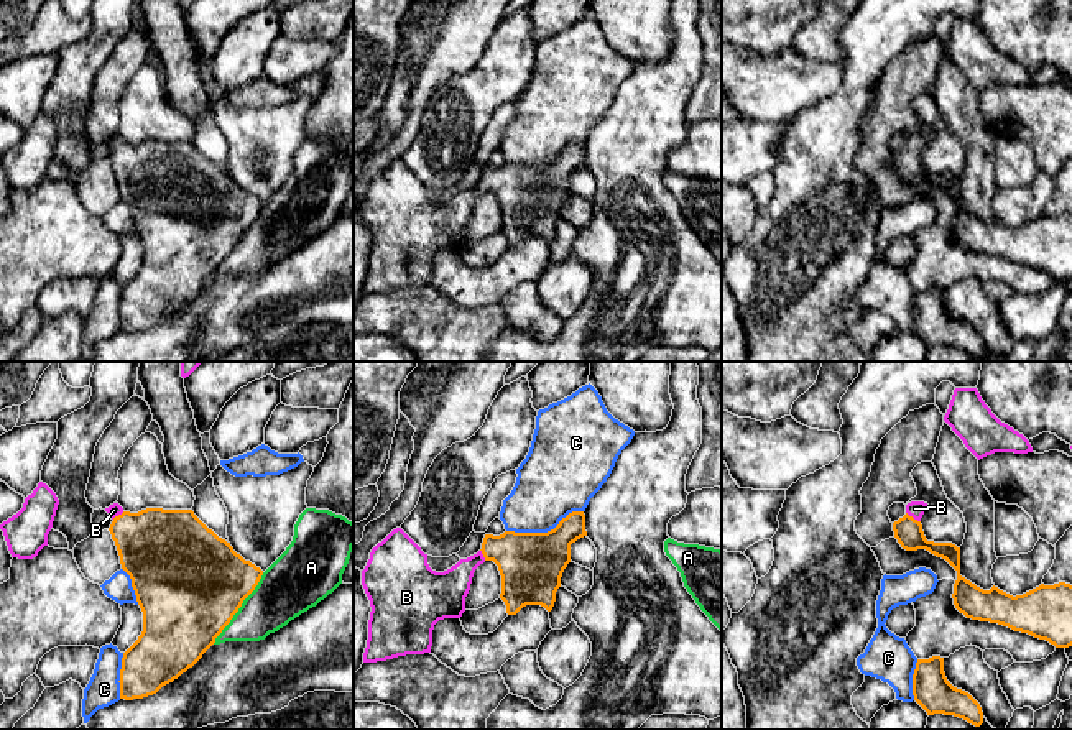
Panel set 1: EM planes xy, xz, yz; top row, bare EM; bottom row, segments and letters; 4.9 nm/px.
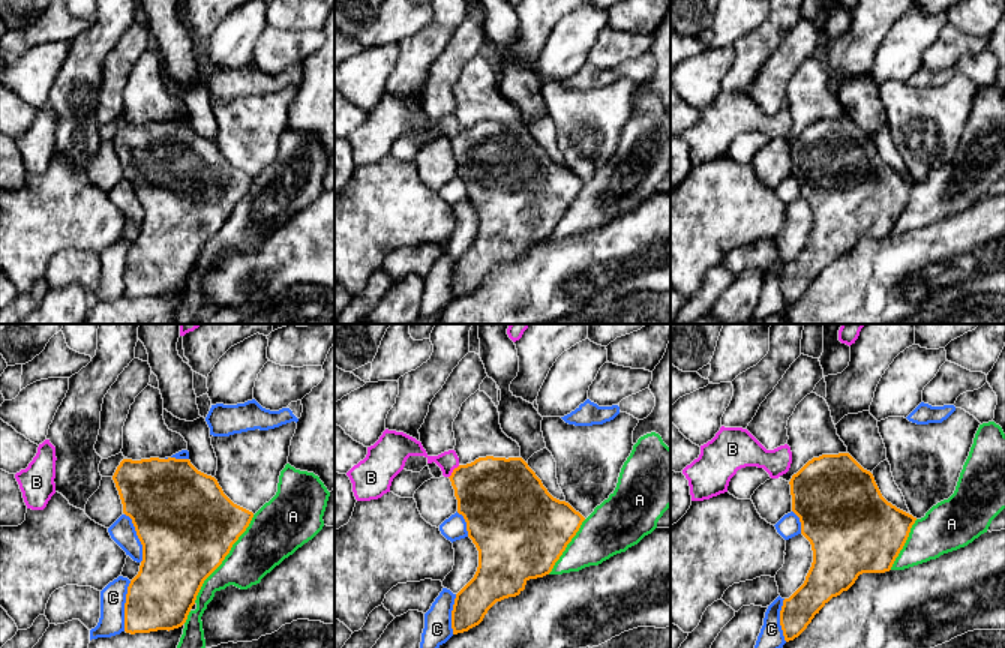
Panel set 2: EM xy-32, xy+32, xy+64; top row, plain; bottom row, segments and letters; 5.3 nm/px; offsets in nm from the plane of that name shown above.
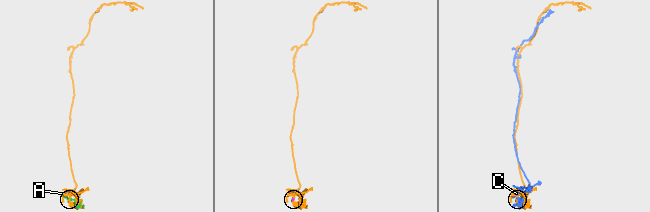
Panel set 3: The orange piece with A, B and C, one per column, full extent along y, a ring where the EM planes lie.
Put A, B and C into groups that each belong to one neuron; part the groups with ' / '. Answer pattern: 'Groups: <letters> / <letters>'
Groups: A / B / C

